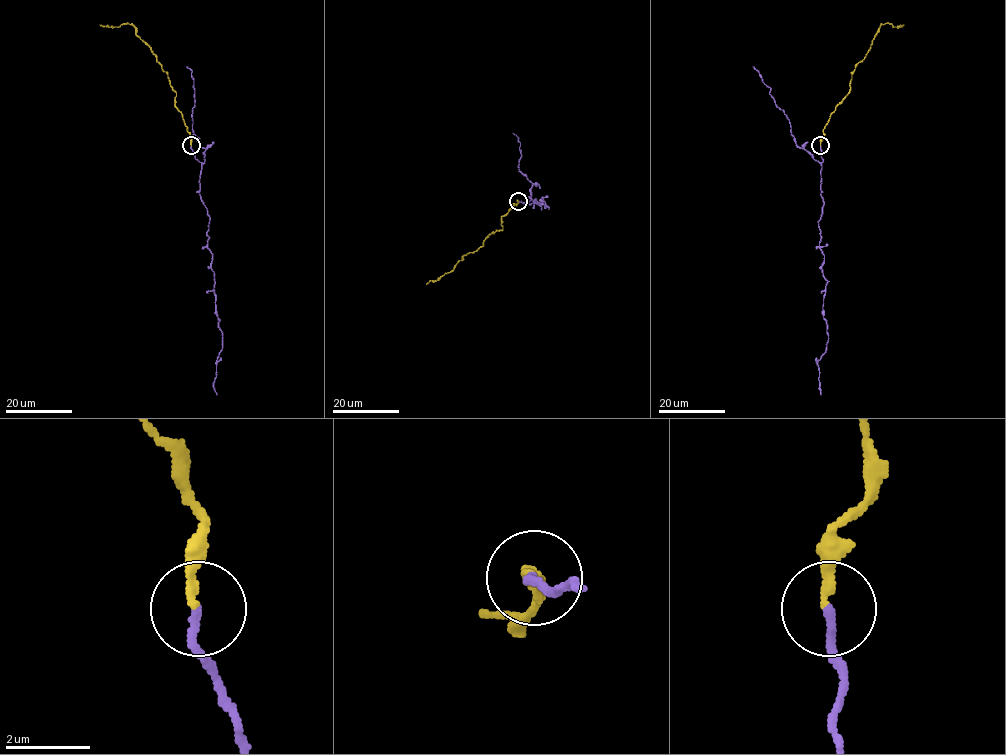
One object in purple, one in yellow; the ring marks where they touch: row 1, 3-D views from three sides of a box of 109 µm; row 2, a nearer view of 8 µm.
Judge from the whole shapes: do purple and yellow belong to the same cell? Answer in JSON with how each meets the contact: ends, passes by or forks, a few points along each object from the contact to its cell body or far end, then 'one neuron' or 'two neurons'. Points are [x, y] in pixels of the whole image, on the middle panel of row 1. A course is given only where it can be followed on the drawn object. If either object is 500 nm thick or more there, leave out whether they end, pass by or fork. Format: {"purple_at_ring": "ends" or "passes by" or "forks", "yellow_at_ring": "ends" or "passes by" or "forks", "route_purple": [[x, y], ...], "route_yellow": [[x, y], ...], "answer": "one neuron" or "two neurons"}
{"purple_at_ring": "ends", "yellow_at_ring": "ends", "route_purple": [[517, 200], [531, 204], [536, 199], [541, 208], [542, 203], [549, 209], [540, 200], [543, 201]], "route_yellow": [[517, 200], [502, 217], [502, 229], [484, 240], [477, 250], [463, 257], [453, 269], [426, 284]], "answer": "one neuron"}

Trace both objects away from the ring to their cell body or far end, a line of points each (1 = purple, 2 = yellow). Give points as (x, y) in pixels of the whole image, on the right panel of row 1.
1: (820, 145), (819, 248), (827, 281), (822, 314), (828, 336), (817, 362), (821, 394)
2: (820, 145), (830, 115), (848, 92), (852, 73), (870, 49), (878, 29), (882, 24), (900, 27), (904, 25)

